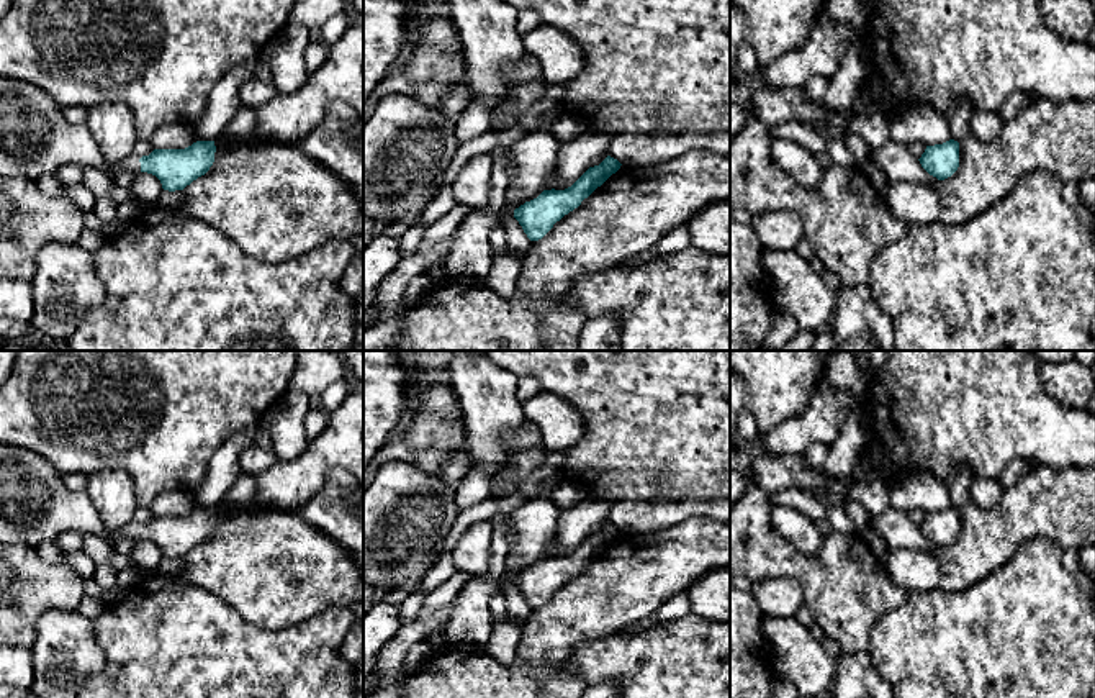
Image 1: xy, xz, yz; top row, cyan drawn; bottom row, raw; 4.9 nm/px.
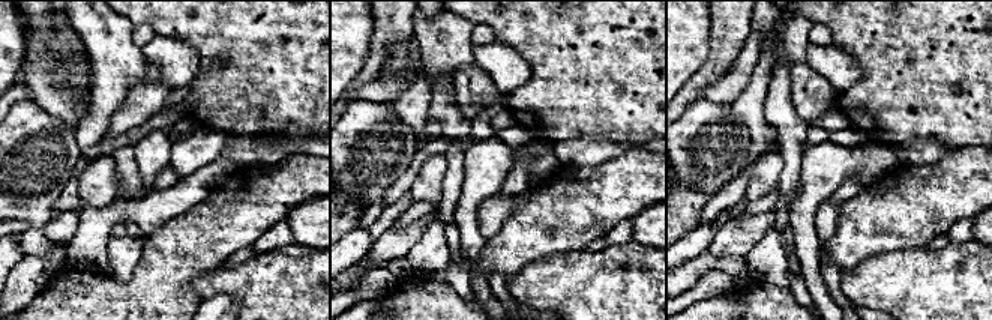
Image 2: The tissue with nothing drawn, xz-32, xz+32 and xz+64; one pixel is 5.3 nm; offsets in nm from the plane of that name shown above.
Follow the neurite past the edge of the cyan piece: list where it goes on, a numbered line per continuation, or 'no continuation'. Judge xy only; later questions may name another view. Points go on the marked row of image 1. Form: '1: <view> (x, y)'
1: xy (36, 140)

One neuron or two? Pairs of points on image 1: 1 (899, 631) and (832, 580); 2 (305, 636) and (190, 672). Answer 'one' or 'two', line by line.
1: two
2: one

